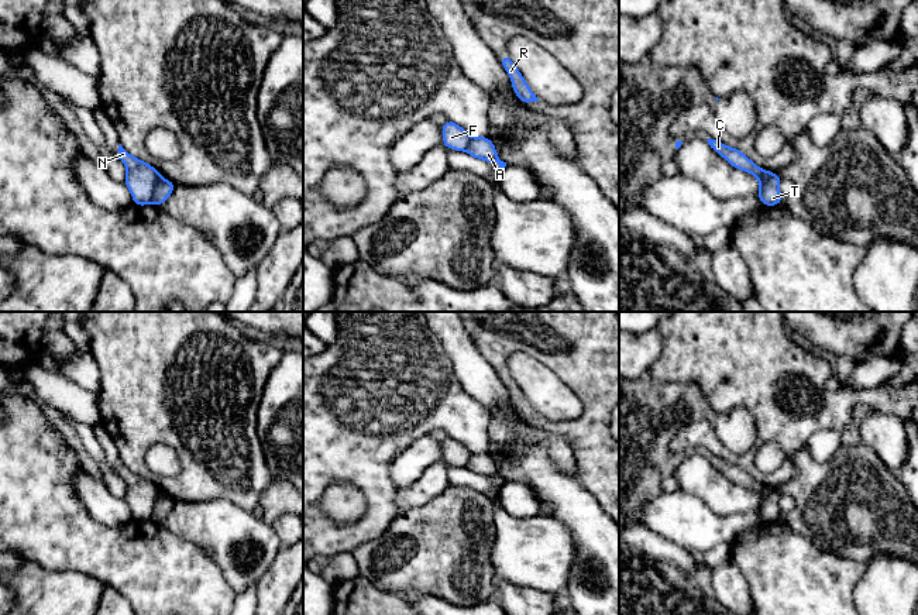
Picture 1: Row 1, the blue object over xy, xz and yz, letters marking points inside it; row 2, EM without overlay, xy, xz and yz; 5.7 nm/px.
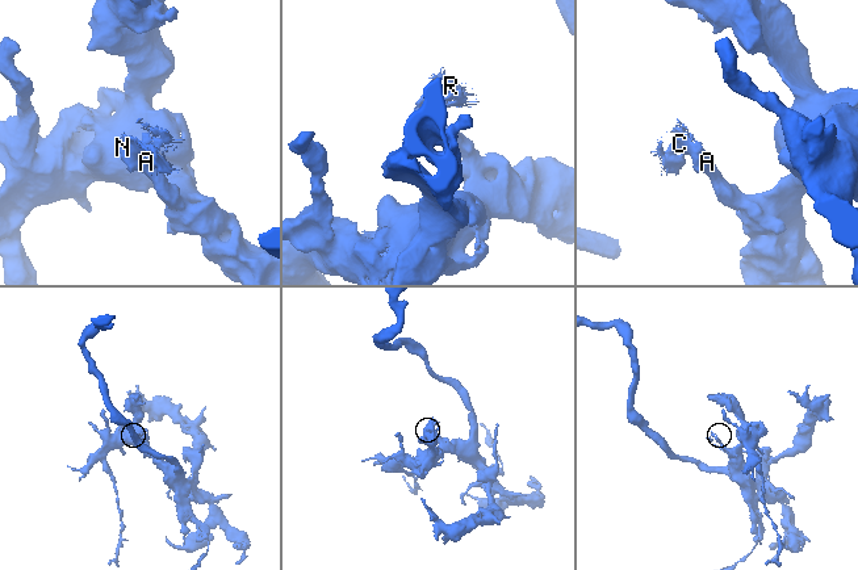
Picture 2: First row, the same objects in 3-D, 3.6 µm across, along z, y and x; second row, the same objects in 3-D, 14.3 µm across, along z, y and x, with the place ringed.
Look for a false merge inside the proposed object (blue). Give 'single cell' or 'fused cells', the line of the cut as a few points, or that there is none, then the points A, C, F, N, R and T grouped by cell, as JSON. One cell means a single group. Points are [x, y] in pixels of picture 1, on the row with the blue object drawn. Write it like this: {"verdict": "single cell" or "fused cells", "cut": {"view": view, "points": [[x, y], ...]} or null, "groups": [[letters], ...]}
{"verdict": "fused cells", "cut": {"view": "xy", "points": [[161, 177], [155, 184], [150, 202]]}, "groups": [["A", "T"], ["C", "F", "N", "R"]]}

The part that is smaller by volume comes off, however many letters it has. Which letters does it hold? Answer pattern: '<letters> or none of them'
C, F, N, R

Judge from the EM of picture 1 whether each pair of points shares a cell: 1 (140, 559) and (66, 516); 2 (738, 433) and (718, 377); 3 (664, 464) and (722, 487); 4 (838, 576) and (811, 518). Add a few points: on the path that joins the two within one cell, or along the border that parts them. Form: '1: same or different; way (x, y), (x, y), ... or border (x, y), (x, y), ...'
1: same; way (121, 559), (103, 553), (85, 535)
2: different; border (719, 413), (743, 406), (753, 418), (756, 433)
3: different; border (683, 457), (671, 474)
4: different; border (798, 533), (808, 538), (822, 550), (859, 560)

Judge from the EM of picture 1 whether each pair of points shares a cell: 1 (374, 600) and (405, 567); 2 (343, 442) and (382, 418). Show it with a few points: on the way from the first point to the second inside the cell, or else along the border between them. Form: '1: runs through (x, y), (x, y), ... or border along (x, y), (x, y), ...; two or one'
1: border along (358, 574), (378, 587), (396, 591), (409, 600); two
2: runs through (353, 432), (364, 421), (372, 421); one

